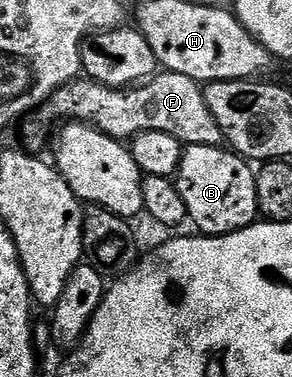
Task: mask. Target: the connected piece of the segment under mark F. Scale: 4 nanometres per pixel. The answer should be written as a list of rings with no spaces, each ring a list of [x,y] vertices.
[[[161,70],[155,77],[123,89],[107,87],[101,83],[93,83],[87,77],[81,77],[58,88],[44,102],[44,106],[39,108],[39,115],[41,124],[28,122],[23,124],[25,125],[23,146],[32,153],[40,153],[43,149],[44,142],[48,139],[48,131],[44,127],[50,126],[55,119],[87,123],[111,139],[121,141],[130,141],[144,131],[157,131],[170,133],[185,145],[218,147],[224,143],[222,129],[218,121],[214,121],[210,105],[206,105],[204,87],[190,77],[182,77],[182,73],[173,71]]]

